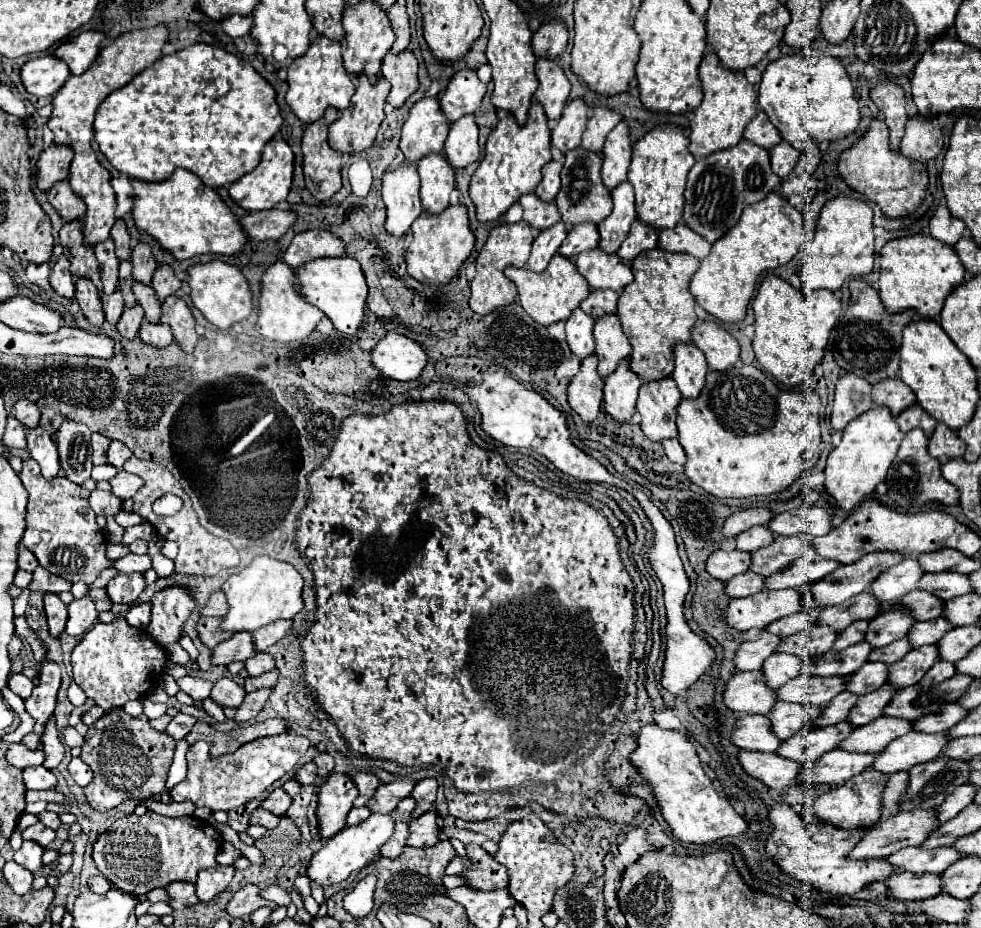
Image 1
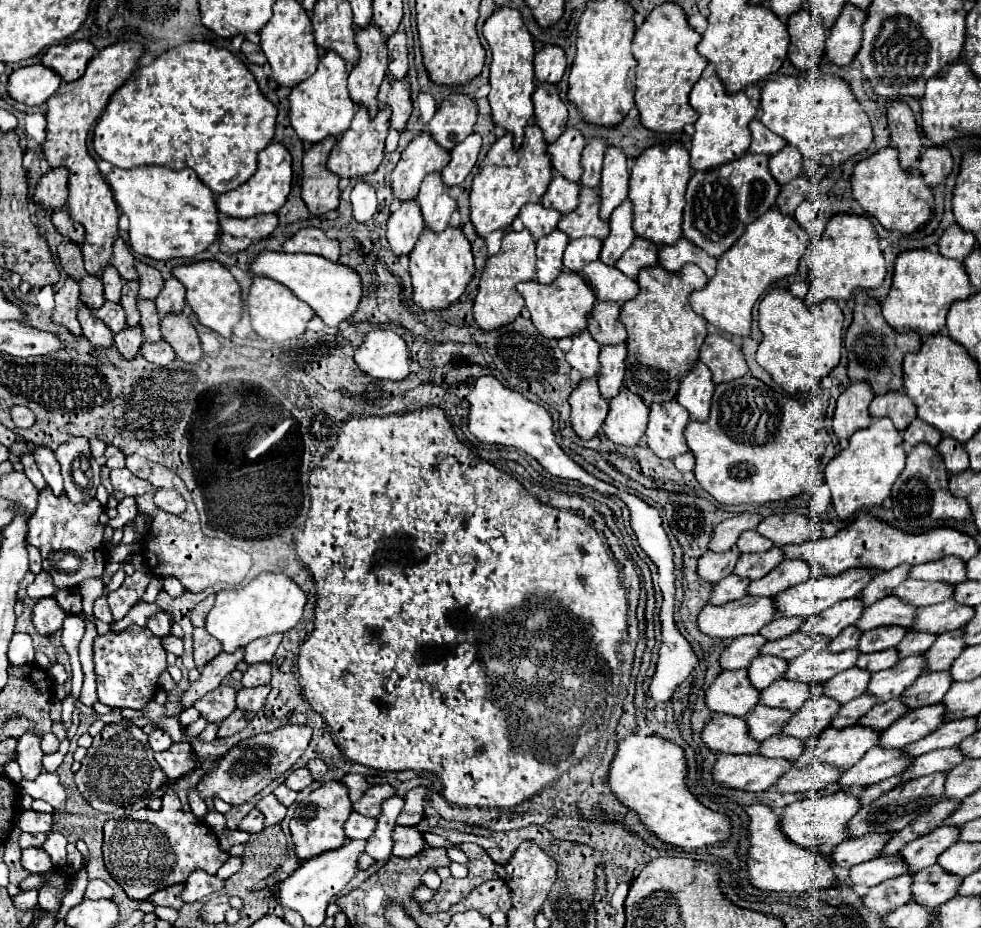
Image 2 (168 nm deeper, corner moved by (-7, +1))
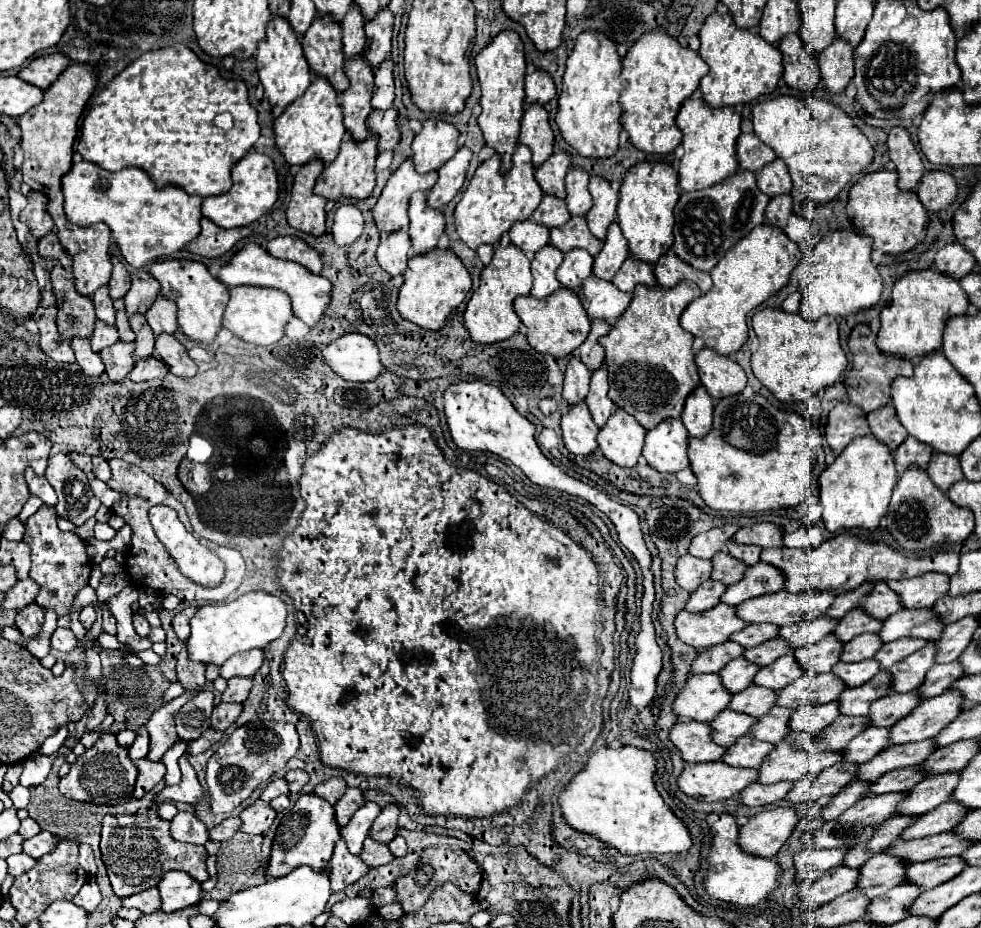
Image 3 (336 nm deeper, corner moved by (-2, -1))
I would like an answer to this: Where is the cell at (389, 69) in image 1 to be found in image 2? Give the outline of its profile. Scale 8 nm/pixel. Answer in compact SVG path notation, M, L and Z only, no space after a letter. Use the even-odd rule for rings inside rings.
M386 74L378 100L388 104L392 108L392 118L390 124L396 130L406 130L406 122L412 114L412 100L410 100L410 78L392 78L392 74Z

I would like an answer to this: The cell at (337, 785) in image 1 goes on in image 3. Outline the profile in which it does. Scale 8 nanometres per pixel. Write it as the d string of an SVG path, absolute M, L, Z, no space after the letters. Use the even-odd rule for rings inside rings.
M303 794L293 806L283 810L277 826L265 878L281 878L299 866L309 866L315 872L327 872L333 848L339 840L339 826L335 822L333 806L315 794Z

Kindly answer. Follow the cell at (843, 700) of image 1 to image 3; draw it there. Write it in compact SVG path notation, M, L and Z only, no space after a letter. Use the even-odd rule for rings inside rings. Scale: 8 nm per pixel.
M775 706L771 708L771 712L767 712L767 716L761 716L757 720L757 724L753 724L751 728L751 736L769 744L777 744L779 740L783 740L783 736L789 732L789 716L791 716L793 708L781 708Z

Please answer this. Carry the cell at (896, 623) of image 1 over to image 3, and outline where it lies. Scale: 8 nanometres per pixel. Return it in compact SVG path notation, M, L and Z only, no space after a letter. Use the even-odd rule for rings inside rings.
M861 634L845 644L839 660L841 662L861 662L861 660L873 658L881 646L883 642L879 640L877 634Z

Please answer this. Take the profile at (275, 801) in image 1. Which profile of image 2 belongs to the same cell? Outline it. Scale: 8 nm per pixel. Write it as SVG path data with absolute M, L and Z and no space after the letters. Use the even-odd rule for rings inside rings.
M266 794L258 804L256 808L264 814L264 826L274 826L274 824L280 824L286 816L286 806L274 796L274 794Z

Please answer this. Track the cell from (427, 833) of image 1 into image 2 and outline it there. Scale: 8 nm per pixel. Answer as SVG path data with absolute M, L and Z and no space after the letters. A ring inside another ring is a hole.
M396 826L394 828L394 848L392 854L400 858L410 858L412 854L422 852L426 846L424 834L418 826Z

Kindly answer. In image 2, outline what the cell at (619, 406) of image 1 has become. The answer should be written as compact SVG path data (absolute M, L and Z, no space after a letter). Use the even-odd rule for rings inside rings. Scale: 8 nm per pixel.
M626 386L616 394L616 398L610 398L610 412L606 418L604 434L624 446L636 446L648 424L648 406L640 400L638 394L632 394Z

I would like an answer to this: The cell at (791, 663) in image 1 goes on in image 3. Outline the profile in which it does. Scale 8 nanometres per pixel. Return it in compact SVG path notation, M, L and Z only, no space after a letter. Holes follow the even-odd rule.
M735 658L731 660L731 664L727 664L727 668L723 668L723 672L717 674L723 680L723 688L727 688L727 692L731 694L737 694L753 684L753 676L757 674L757 670L757 664L751 664L745 658Z

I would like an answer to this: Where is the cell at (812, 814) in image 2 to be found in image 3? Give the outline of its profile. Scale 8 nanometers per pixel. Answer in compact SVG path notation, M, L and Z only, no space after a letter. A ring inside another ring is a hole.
M791 808L763 810L739 826L739 848L753 856L773 858L797 824L799 816Z

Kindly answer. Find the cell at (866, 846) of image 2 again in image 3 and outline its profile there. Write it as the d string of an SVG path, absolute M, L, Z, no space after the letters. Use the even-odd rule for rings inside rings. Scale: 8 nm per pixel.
M833 848L833 850L801 850L795 854L795 880L813 880L825 874L827 870L839 866L843 862L843 854L847 850Z

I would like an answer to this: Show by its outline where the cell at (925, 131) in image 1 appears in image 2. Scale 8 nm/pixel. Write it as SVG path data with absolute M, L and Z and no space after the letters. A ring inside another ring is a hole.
M926 146L918 158L918 170L928 186L936 186L946 180L952 170L952 156L946 146Z

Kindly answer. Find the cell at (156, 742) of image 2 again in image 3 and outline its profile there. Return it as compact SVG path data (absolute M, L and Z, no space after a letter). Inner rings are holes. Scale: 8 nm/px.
M145 728L137 730L137 738L131 744L129 752L131 752L131 760L139 760L139 758L147 756L147 752L149 752L149 734L147 734Z

